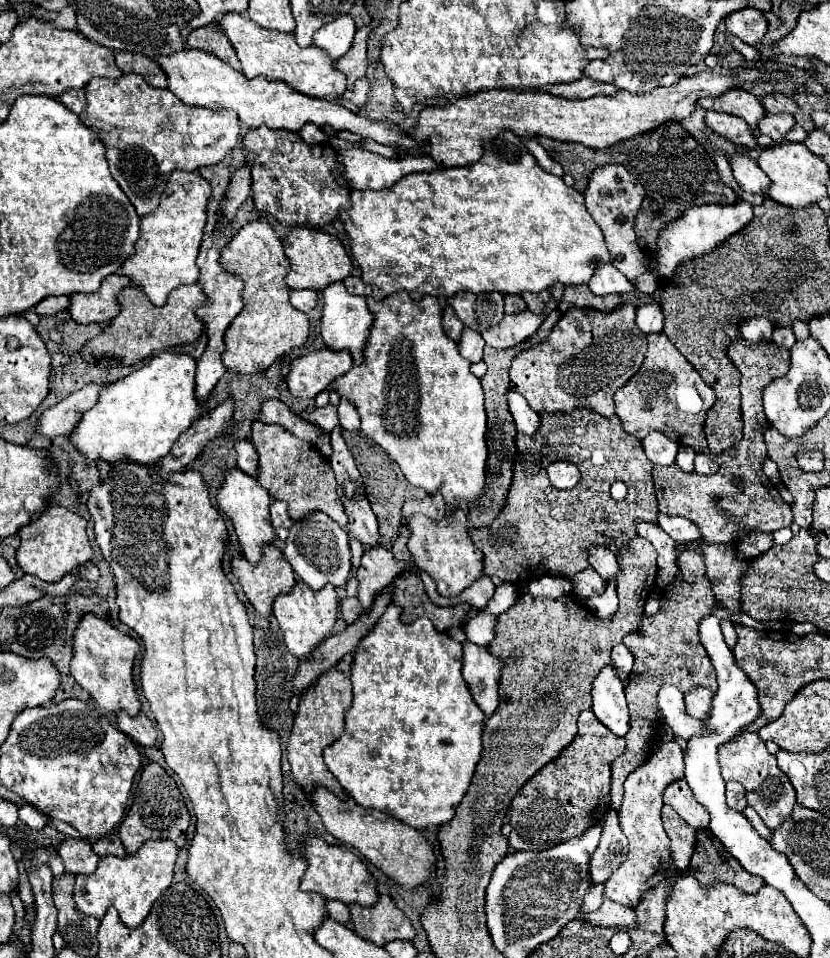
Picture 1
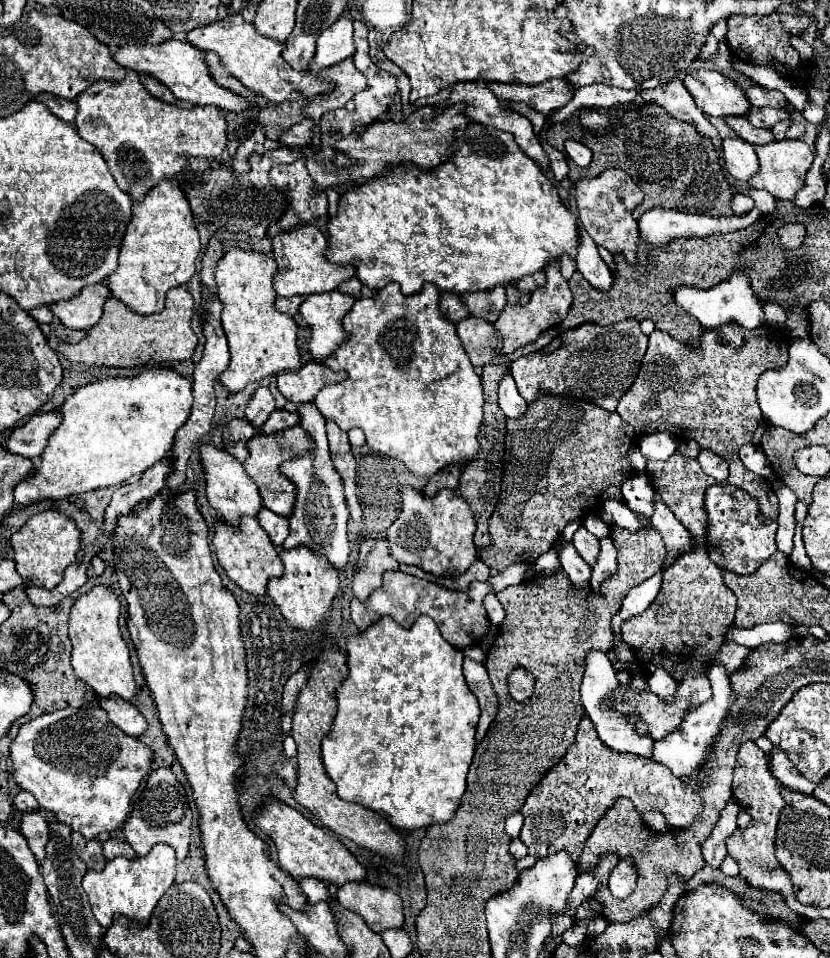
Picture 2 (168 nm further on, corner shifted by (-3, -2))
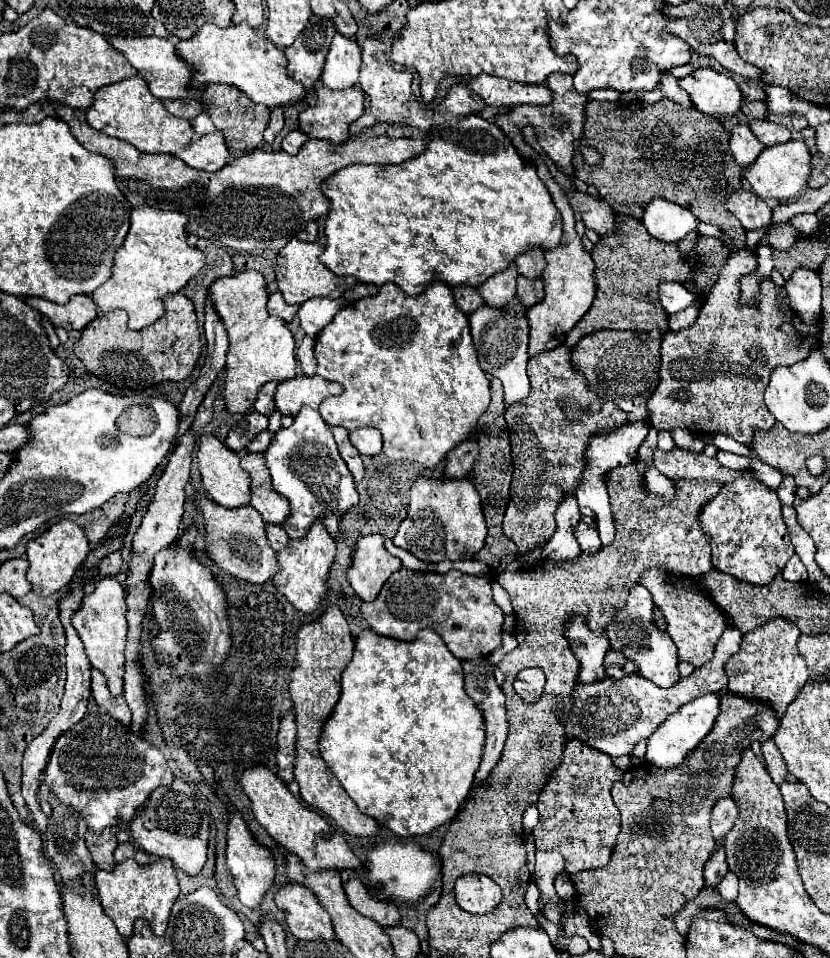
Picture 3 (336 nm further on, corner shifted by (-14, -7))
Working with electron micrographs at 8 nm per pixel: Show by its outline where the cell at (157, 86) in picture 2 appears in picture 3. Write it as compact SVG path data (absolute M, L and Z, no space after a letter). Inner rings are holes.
M163 100L163 106L179 118L193 120L197 114L203 112L203 104L199 100Z

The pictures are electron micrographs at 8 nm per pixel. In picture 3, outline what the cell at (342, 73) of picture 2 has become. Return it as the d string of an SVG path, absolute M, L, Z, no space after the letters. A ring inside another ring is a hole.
M315 82L315 108L309 106L299 114L299 128L301 132L309 134L309 138L331 140L335 144L345 142L349 136L349 126L355 122L365 110L365 94L359 86L351 86L347 90L331 90L323 86L323 82Z

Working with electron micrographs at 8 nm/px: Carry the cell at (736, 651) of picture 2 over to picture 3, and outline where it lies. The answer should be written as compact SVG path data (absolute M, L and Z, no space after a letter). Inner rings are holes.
M773 618L771 622L767 622L767 626L761 626L759 630L745 634L741 642L741 650L725 662L725 672L729 676L727 688L733 694L763 698L781 716L785 708L797 698L799 690L805 686L809 678L805 660L797 650L799 636L801 636L799 628L783 618Z

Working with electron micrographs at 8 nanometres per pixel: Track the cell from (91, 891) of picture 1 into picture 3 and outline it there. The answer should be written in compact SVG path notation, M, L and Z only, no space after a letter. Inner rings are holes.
M125 860L121 864L115 864L111 872L97 870L95 872L95 884L99 890L99 902L103 910L111 916L115 922L119 934L123 938L129 938L133 934L133 922L137 918L145 918L151 924L151 930L159 936L165 934L169 912L173 902L179 896L179 884L177 874L171 860L153 860L147 866L137 864L135 860Z

